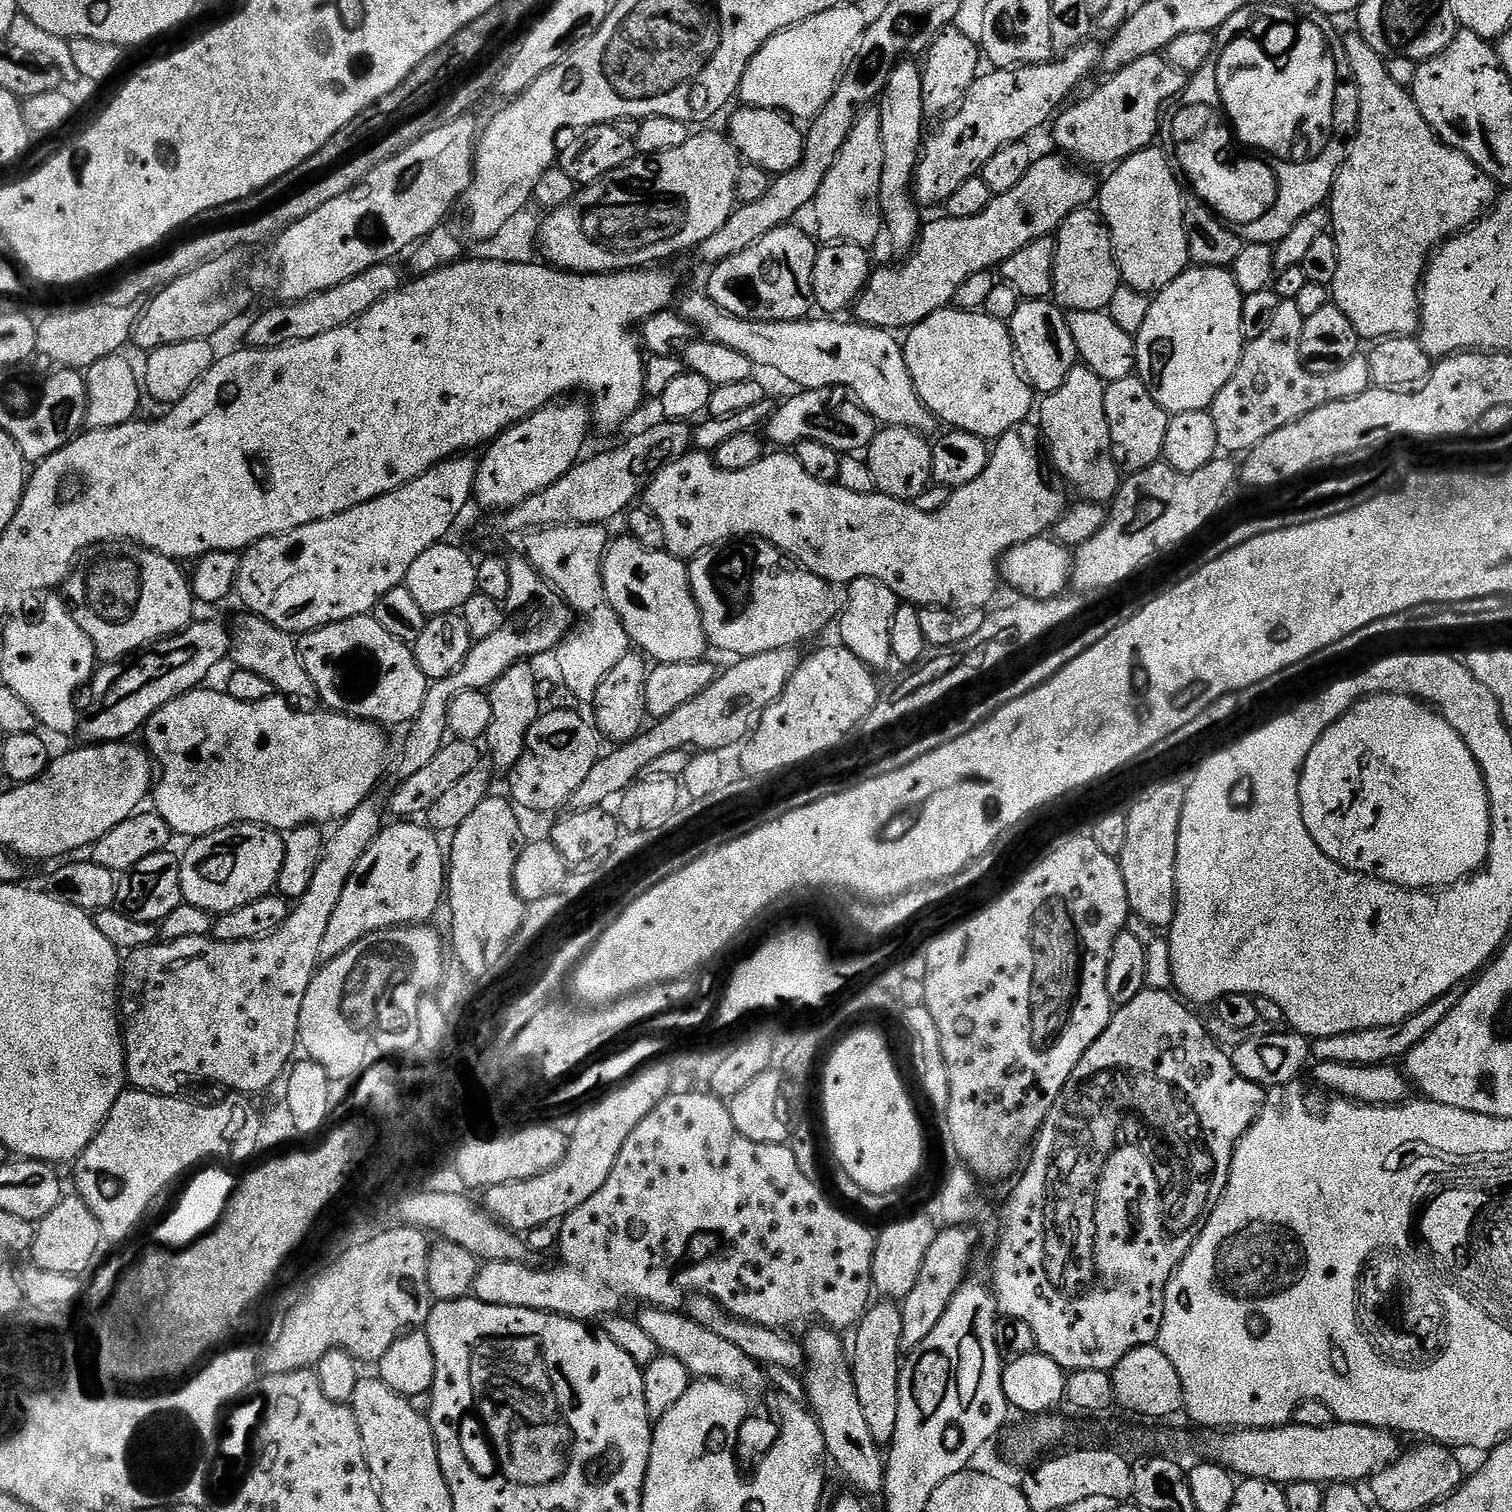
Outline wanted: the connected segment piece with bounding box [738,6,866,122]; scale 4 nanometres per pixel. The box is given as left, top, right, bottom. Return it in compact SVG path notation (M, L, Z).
M855 6L826 10L801 24L795 24L785 32L774 34L764 43L762 50L754 54L750 66L746 66L746 74L740 83L738 100L741 105L750 108L774 108L797 121L811 121L812 117L826 106L826 102L836 89L840 81L840 74L844 71L855 47L864 34L866 19Z

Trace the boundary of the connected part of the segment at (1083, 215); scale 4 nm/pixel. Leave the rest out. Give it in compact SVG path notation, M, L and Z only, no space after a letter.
M1091 207L1080 208L1060 223L1054 239L1056 257L1052 291L1055 303L1068 312L1105 311L1110 298L1114 298L1114 290L1122 287L1122 281L1120 267L1116 265L1116 253L1112 250L1112 235L1104 217Z

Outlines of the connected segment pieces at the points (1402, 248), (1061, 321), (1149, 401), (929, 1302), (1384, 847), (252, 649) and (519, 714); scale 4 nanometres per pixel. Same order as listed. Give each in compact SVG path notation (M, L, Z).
M1353 34L1353 36L1345 38L1344 56L1346 67L1352 71L1352 81L1355 82L1358 90L1360 120L1356 124L1356 135L1352 137L1348 156L1344 159L1344 165L1340 167L1340 171L1337 172L1336 180L1332 183L1330 234L1336 239L1338 246L1338 274L1334 274L1334 282L1330 285L1330 300L1338 310L1342 310L1342 314L1346 314L1346 318L1350 318L1350 326L1354 326L1361 341L1379 342L1389 340L1392 336L1415 337L1420 327L1420 290L1430 257L1445 240L1451 240L1453 236L1458 236L1461 232L1471 228L1491 209L1498 199L1498 186L1478 165L1470 162L1470 158L1466 158L1466 154L1454 150L1448 144L1443 144L1436 137L1434 130L1426 122L1426 118L1422 118L1418 106L1413 102L1411 91L1398 86L1398 82L1394 82L1394 78L1390 78L1385 57L1375 52L1363 36Z
M1051 299L1024 300L1010 321L1012 347L1016 349L1019 371L1037 393L1058 390L1072 368L1077 367L1076 343L1070 334L1067 315Z
M1136 374L1111 381L1104 390L1104 405L1112 453L1121 473L1141 472L1152 464L1161 463L1170 416L1162 410L1162 406L1158 406L1158 402L1154 402L1146 382Z
M944 1226L937 1231L930 1250L926 1252L926 1262L922 1266L922 1274L918 1282L914 1282L914 1290L902 1301L902 1349L911 1354L918 1345L930 1338L930 1330L938 1326L938 1318L946 1314L946 1306L954 1298L954 1294L964 1283L968 1267L972 1264L972 1251L976 1248L976 1236L968 1226Z
M1381 693L1365 697L1356 701L1344 715L1336 719L1322 734L1322 738L1318 738L1316 747L1310 750L1304 769L1300 771L1300 801L1302 802L1302 822L1306 822L1306 830L1310 830L1310 838L1318 842L1322 854L1326 854L1334 862L1338 862L1352 872L1361 872L1364 876L1373 876L1396 884L1400 888L1417 890L1449 888L1451 884L1466 880L1480 871L1488 861L1492 837L1492 805L1488 803L1488 791L1478 762L1474 754L1470 754L1458 730L1450 726L1450 722L1446 722L1439 712L1410 696L1401 696L1399 693Z
M248 614L245 617L245 620L237 622L236 628L234 624L231 629L231 663L234 662L233 665L236 668L250 670L252 673L266 678L266 682L270 682L270 686L274 686L277 693L285 698L291 698L293 701L315 701L317 699L316 687L310 678L310 674L306 674L300 645L294 639L293 633L278 630L278 626L266 622L260 616Z
M528 662L515 664L510 670L506 670L506 674L502 674L502 678L498 678L498 682L488 692L492 721L488 727L486 743L488 752L492 755L491 767L501 768L504 774L511 773L518 758L522 758L526 734L542 714L542 704L535 694L538 676L537 673L532 673L532 666Z

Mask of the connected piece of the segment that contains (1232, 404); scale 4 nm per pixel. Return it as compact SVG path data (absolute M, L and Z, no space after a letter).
M1281 300L1270 327L1259 338L1245 343L1238 370L1234 370L1230 382L1218 390L1210 409L1223 451L1247 454L1262 442L1262 438L1310 414L1310 410L1318 410L1330 402L1358 398L1358 394L1373 387L1368 357L1364 354L1350 358L1350 362L1328 376L1308 372L1300 359L1300 331L1304 318L1298 314L1295 300Z

